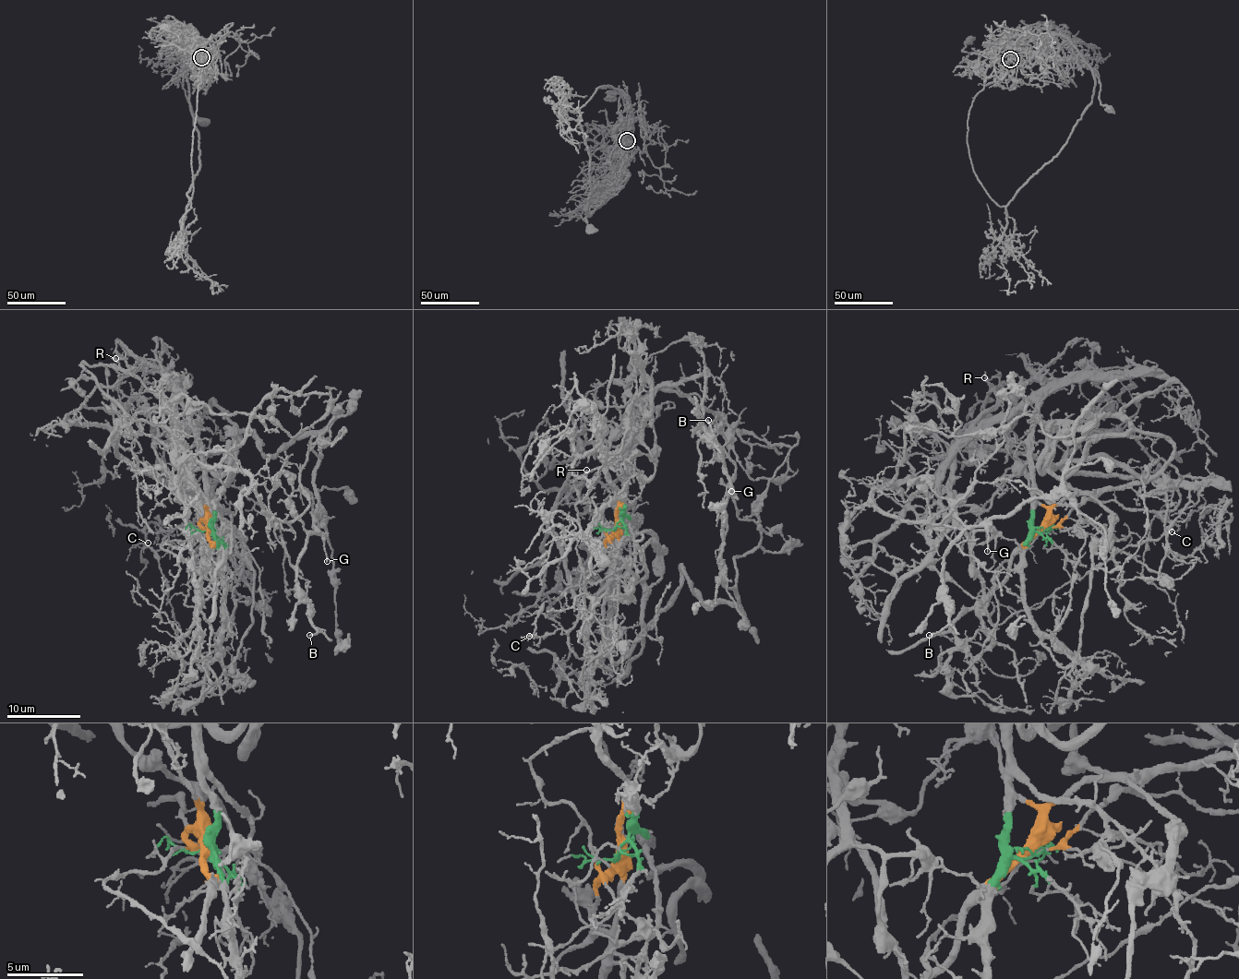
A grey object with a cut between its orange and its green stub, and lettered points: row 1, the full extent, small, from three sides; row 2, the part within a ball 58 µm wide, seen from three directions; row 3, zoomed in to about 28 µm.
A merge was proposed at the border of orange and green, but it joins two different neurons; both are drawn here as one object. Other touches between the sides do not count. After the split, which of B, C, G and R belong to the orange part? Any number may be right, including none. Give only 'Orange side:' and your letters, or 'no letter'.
Orange side: B, C, G

